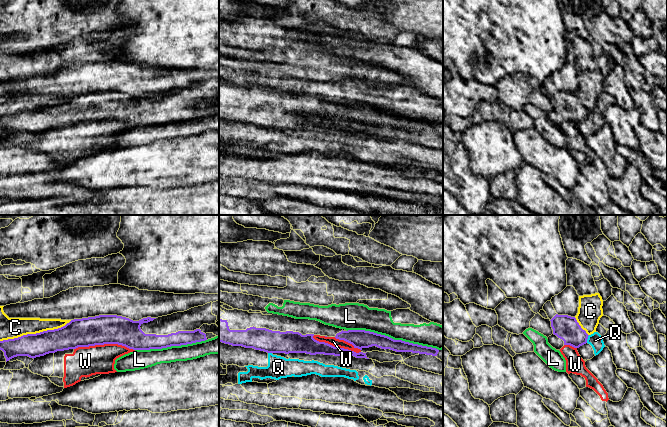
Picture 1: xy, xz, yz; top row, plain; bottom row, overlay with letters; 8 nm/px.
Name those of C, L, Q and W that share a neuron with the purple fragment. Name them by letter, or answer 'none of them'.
none of them

